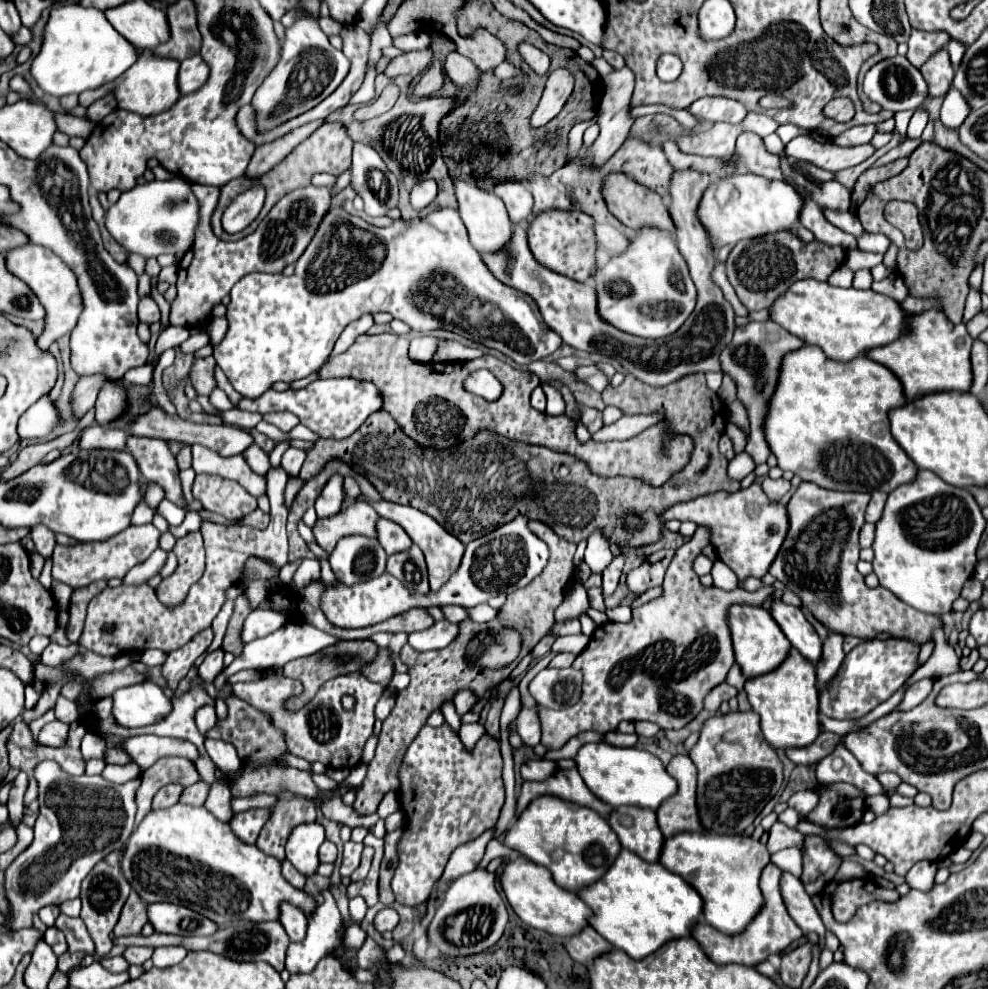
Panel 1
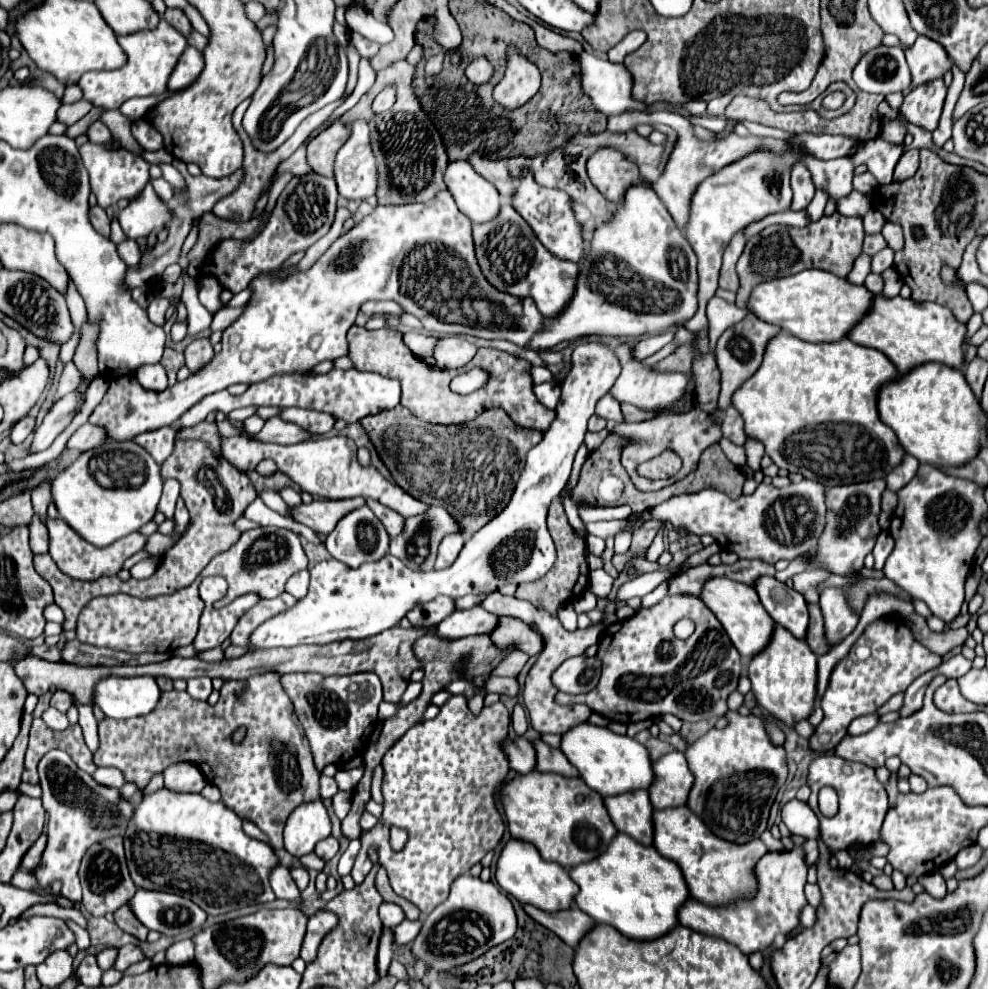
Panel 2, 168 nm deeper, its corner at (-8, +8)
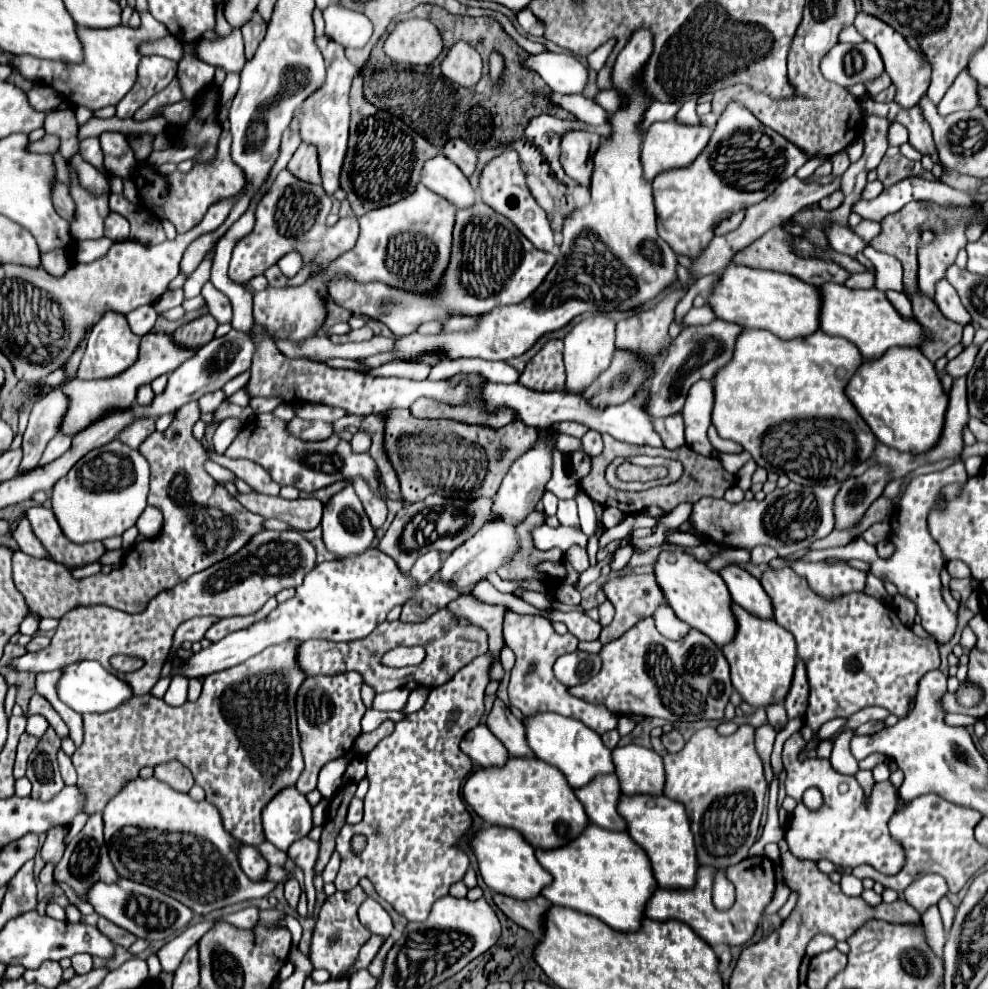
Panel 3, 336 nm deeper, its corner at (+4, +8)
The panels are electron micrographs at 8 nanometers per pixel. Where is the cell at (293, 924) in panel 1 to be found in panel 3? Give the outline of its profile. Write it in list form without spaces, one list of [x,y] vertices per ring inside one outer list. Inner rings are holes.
[[[241,846],[239,850],[239,862],[243,872],[251,878],[251,880],[265,880],[269,864],[265,862],[265,858],[259,854],[259,850],[255,846]]]

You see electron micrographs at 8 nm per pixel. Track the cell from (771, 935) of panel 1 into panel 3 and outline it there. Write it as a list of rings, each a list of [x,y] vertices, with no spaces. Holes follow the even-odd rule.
[[[767,856],[745,858],[743,862],[731,866],[727,870],[727,880],[733,882],[737,890],[737,900],[729,910],[717,910],[711,902],[715,874],[711,874],[711,866],[701,866],[697,872],[697,884],[691,890],[663,890],[657,888],[651,900],[647,902],[645,914],[651,920],[679,920],[689,924],[695,934],[699,934],[707,944],[727,944],[727,946],[743,946],[757,932],[763,912],[773,900],[775,894],[775,868]]]

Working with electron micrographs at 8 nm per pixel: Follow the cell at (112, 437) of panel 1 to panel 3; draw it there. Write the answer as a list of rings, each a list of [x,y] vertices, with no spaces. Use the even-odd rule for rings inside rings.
[[[59,432],[57,436],[53,436],[51,438],[51,442],[47,444],[47,448],[45,448],[45,452],[43,452],[43,456],[41,456],[41,466],[43,464],[49,464],[51,460],[55,460],[55,458],[59,458],[61,454],[65,454],[67,450],[69,450],[69,446],[71,446],[71,436],[69,434],[63,434],[63,432]]]

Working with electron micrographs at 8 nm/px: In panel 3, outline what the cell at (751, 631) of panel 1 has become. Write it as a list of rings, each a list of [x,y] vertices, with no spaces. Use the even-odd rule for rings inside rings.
[[[661,550],[659,560],[655,564],[655,574],[657,574],[657,582],[659,582],[661,590],[665,592],[665,598],[669,602],[669,606],[675,610],[677,618],[687,622],[691,628],[697,628],[703,634],[707,634],[719,648],[725,646],[727,642],[731,642],[731,638],[735,638],[737,622],[735,622],[735,614],[733,614],[731,594],[727,590],[727,584],[723,582],[723,578],[717,572],[711,572],[703,562],[695,560],[693,556],[685,554],[683,550],[675,550],[675,552]]]

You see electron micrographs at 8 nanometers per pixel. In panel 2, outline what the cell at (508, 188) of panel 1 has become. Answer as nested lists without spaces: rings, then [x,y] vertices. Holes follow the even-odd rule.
[[[471,154],[469,162],[477,174],[481,174],[499,190],[503,198],[507,200],[511,198],[511,194],[515,192],[515,180],[507,174],[507,166],[503,160],[489,160],[489,158],[483,158],[481,154]]]

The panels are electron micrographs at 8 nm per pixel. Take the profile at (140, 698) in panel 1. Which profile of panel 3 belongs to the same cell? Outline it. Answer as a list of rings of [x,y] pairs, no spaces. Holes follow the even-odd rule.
[[[83,660],[79,664],[67,666],[67,670],[59,680],[57,692],[59,698],[79,714],[103,714],[107,710],[115,710],[123,706],[123,702],[129,702],[135,696],[125,680],[107,672],[103,666],[99,666],[99,662],[93,660]]]

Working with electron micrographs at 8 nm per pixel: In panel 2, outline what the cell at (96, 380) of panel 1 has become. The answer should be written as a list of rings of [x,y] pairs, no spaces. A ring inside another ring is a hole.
[[[77,392],[67,394],[65,398],[61,398],[51,412],[45,416],[45,420],[41,422],[41,426],[37,426],[35,434],[33,434],[33,442],[29,452],[41,452],[45,448],[49,448],[53,444],[53,440],[71,424],[71,420],[75,418],[75,414],[79,412],[83,400],[79,400]]]

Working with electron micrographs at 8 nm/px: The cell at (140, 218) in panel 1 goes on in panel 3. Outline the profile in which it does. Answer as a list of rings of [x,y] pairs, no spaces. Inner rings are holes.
[[[111,212],[105,220],[105,236],[111,238],[113,242],[123,242],[129,238],[129,220],[123,218],[121,214]]]

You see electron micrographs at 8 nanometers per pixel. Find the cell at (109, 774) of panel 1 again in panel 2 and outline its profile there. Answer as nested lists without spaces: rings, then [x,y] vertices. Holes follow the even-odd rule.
[[[97,768],[93,772],[93,780],[97,784],[105,784],[105,786],[111,786],[111,788],[121,788],[125,782],[123,782],[123,774],[119,774],[119,770],[111,770],[111,768]]]

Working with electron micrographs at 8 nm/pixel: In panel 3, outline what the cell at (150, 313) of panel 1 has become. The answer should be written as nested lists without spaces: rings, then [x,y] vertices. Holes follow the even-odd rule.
[[[141,306],[141,308],[135,308],[131,314],[127,314],[129,328],[139,336],[149,334],[155,326],[155,320],[157,320],[157,312],[153,306]]]

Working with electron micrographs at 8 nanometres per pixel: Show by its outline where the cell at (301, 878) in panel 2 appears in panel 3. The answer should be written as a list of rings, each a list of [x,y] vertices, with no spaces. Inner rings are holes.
[[[293,878],[293,880],[287,880],[287,882],[285,882],[285,898],[287,898],[287,902],[289,902],[293,908],[297,908],[299,896],[301,896],[301,886],[299,886],[299,882],[297,882],[295,878]]]

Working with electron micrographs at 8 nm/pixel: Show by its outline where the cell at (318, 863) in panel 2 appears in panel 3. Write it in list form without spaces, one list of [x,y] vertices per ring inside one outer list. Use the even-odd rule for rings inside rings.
[[[263,842],[259,846],[259,852],[263,854],[263,858],[269,862],[269,864],[277,864],[277,866],[283,866],[289,858],[287,858],[287,852],[281,852],[277,850],[275,846],[271,846],[271,842]]]

